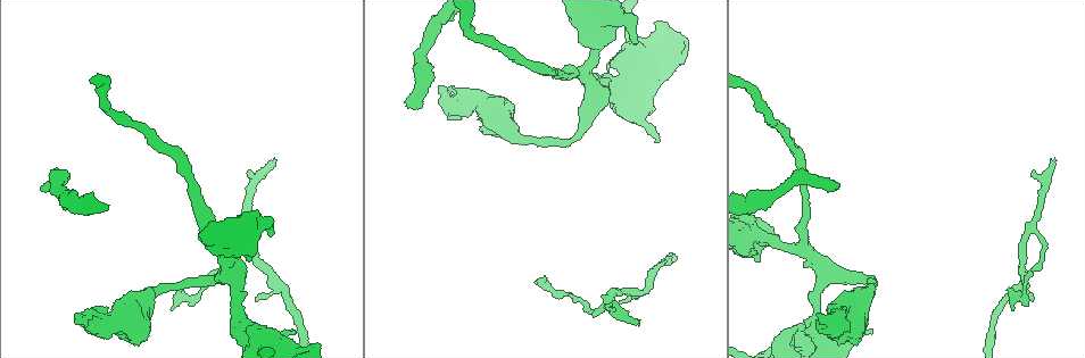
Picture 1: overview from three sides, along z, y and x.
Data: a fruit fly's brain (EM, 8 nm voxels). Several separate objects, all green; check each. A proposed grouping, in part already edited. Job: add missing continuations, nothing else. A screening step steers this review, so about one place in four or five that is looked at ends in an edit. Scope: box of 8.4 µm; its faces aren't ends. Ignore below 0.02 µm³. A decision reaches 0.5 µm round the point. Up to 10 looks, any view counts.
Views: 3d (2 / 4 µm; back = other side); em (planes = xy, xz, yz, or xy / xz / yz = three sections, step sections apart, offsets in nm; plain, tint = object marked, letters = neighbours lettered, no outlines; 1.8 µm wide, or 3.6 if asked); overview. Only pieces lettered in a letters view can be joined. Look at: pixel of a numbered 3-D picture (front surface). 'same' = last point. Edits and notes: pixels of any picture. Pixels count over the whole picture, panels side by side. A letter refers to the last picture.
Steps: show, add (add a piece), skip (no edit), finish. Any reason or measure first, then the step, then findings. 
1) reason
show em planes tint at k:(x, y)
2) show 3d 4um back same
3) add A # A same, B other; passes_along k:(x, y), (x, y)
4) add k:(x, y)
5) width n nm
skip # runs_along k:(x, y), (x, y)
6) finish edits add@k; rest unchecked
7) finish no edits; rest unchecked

branch stops here
show 3d 4um at 1:(277, 160)

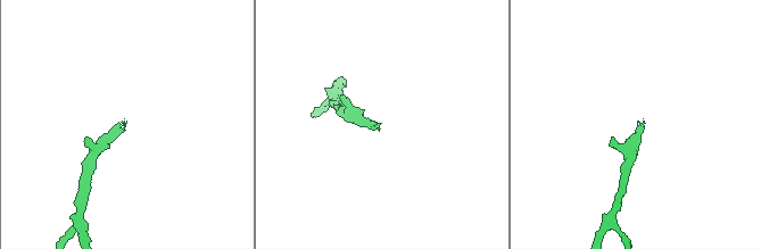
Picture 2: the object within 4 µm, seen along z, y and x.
show em planes letters at 2:(642, 123)

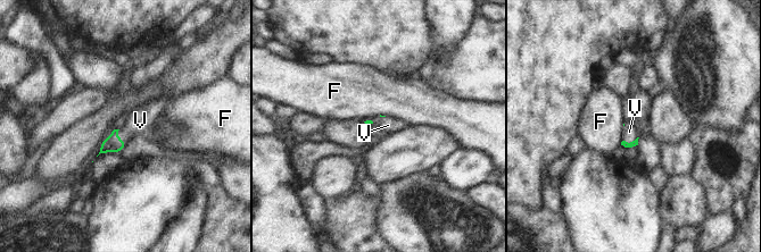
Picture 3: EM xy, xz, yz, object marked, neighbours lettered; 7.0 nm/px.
add V # F other, V same; passes_along 3:(112, 143), (117, 137), (140, 120); the cell continues

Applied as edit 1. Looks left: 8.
tapers out
show 3d 4um at 1:(169, 309)

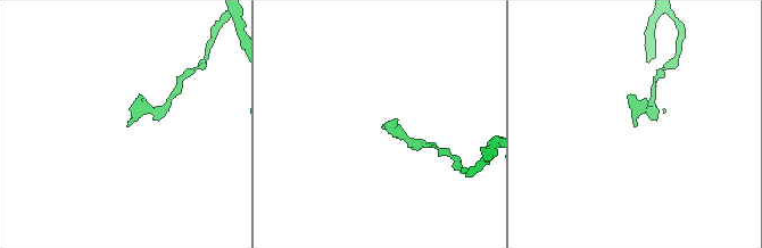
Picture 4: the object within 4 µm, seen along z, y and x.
now the EM
show em 3.6um xy step 16 letters at 4:(634, 125)

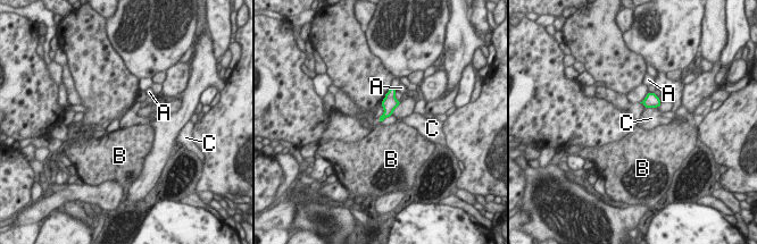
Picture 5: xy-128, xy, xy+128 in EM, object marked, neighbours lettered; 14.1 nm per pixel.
width 120 nm
skip # A other, B other, C other; border 5:(657, 107), (648, 107), (646, 109); no lettered piece goes on from it

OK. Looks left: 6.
thin end
show 3d 2um at 1:(295, 332)

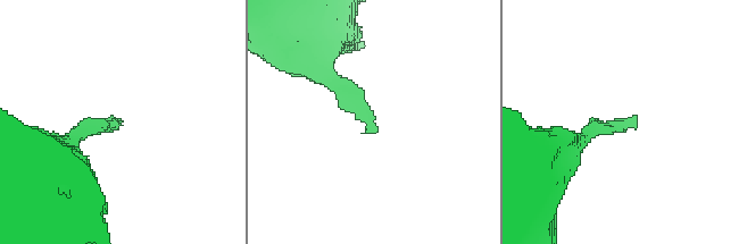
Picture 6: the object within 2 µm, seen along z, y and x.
show em planes letters at 6:(122, 121)

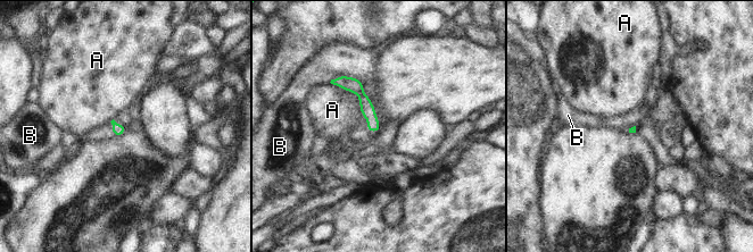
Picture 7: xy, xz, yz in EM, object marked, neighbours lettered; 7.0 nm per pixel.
skip # A other, B other; runs_along 7:(337, 81), (363, 97), (375, 128); no lettered piece goes on from it

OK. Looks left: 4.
show 3d 2um at 1:(759, 259)

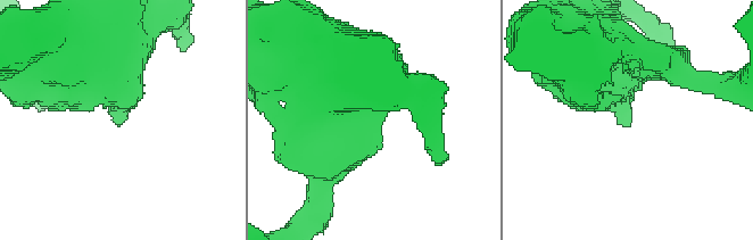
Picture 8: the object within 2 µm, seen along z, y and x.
show em planes tint at 8:(119, 125)

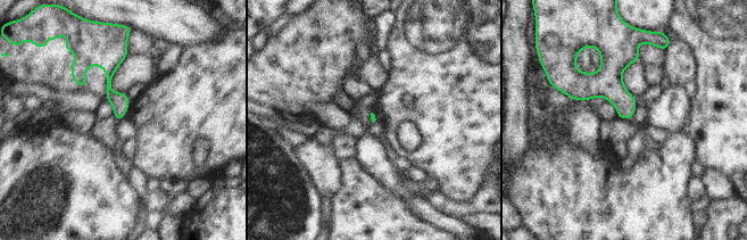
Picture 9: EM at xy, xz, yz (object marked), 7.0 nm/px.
show em planes letters same

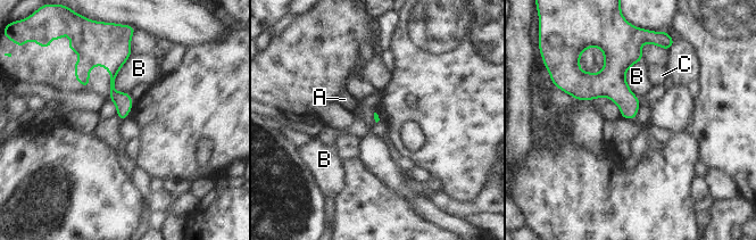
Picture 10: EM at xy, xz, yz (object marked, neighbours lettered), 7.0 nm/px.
longest_contact B 300 nm
skip # A other, B other, C other; border 10:(131, 54), (116, 76), (116, 92); none of them fits

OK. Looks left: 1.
finish edits add@3; rest unchecked

